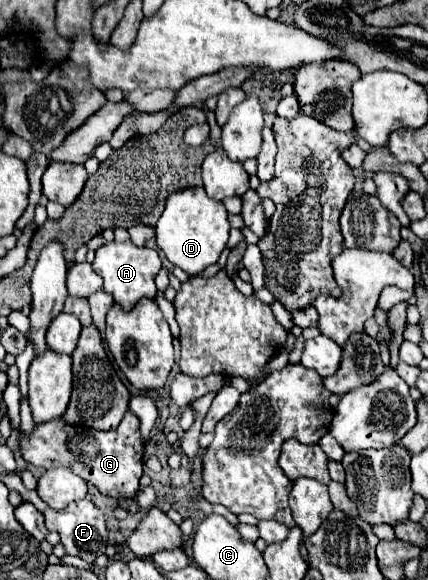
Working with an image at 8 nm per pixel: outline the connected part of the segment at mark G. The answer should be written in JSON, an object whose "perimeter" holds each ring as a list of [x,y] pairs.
{"perimeter":[[[125,412],[121,424],[115,430],[109,432],[101,432],[101,430],[93,430],[89,432],[89,428],[81,428],[75,424],[65,424],[63,418],[55,418],[49,420],[45,424],[37,424],[33,428],[33,432],[25,434],[19,430],[19,450],[25,462],[33,464],[33,466],[41,466],[41,468],[51,468],[51,466],[67,466],[71,468],[75,474],[79,474],[85,482],[93,484],[95,488],[99,488],[103,494],[111,496],[111,498],[133,498],[139,490],[139,478],[143,474],[143,438],[139,434],[139,418],[133,412]]]}

